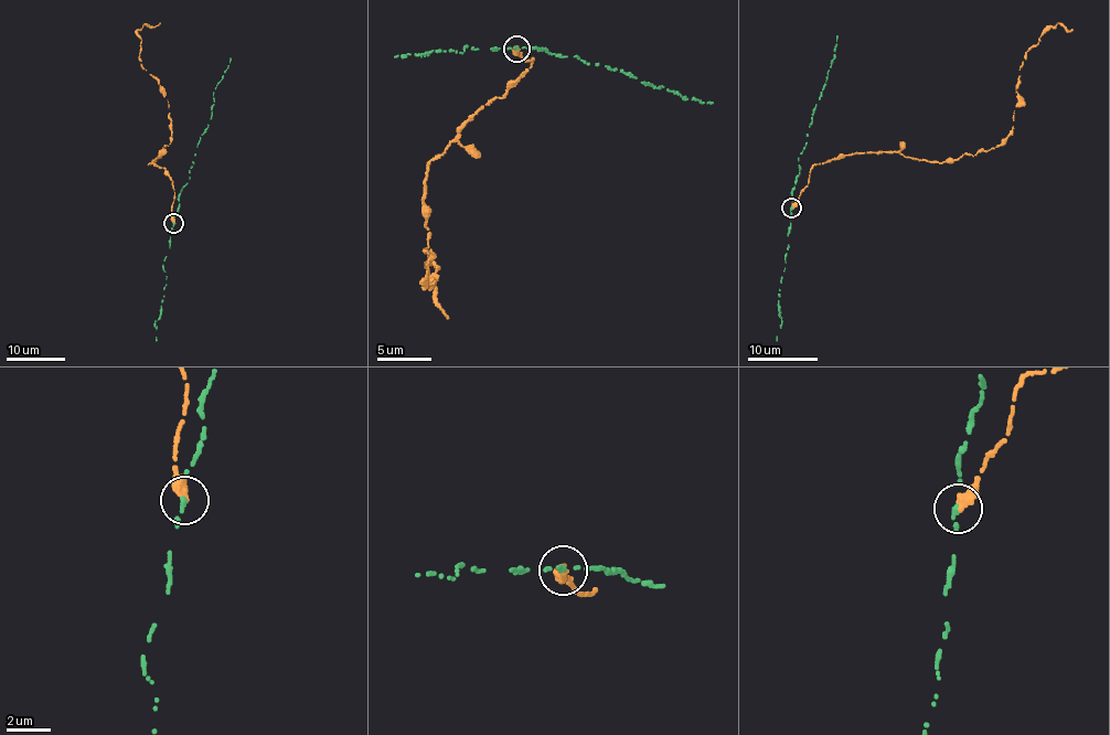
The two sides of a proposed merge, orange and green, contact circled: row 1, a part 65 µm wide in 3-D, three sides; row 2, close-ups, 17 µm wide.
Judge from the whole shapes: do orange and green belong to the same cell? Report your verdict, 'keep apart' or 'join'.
keep apart

